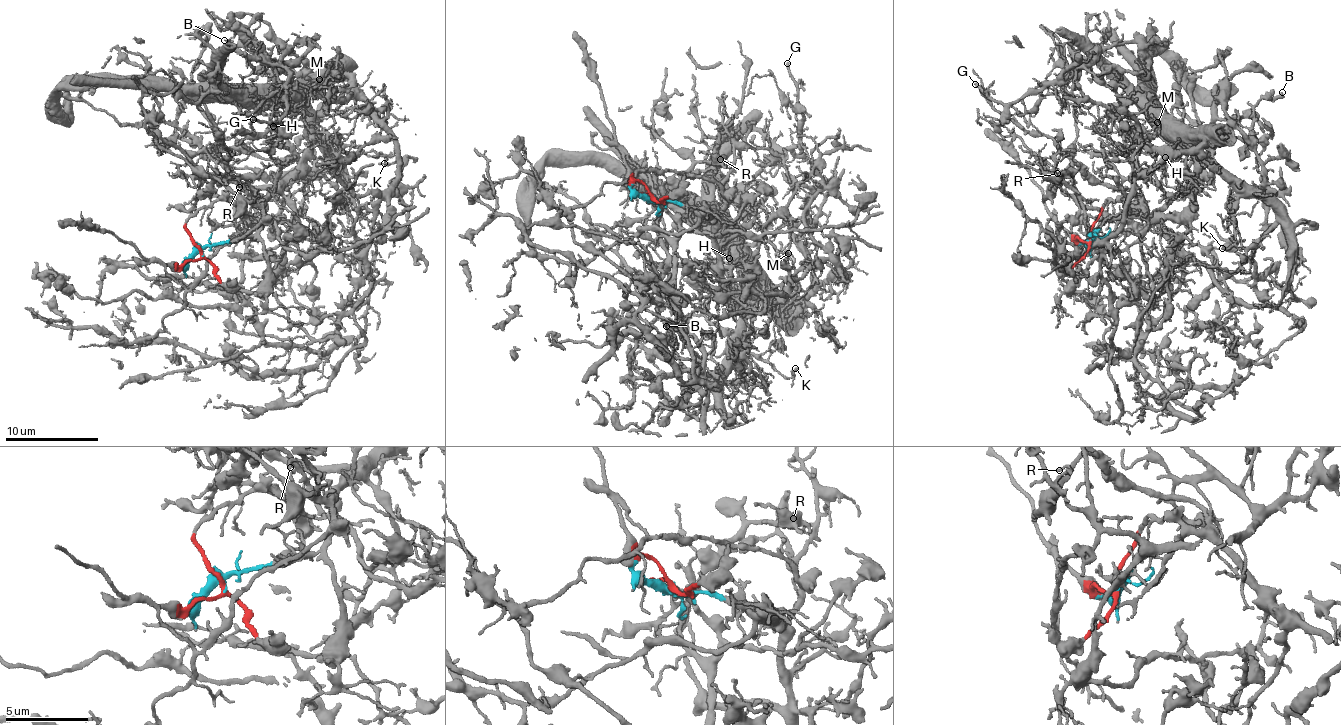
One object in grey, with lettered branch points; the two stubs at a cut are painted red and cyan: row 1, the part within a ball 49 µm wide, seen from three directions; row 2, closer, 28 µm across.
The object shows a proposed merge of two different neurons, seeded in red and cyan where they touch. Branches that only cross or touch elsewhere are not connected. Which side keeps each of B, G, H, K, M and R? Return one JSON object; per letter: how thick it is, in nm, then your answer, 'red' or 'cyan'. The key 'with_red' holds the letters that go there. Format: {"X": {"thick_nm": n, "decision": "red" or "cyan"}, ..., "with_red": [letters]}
{"B": {"thick_nm": 320, "decision": "cyan"}, "G": {"thick_nm": 200, "decision": "cyan"}, "H": {"thick_nm": 110, "decision": "cyan"}, "K": {"thick_nm": 140, "decision": "cyan"}, "M": {"thick_nm": 90, "decision": "cyan"}, "R": {"thick_nm": 130, "decision": "cyan"}, "with_red": []}

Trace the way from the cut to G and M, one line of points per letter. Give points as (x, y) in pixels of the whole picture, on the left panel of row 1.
G: (201, 254), (259, 228), (310, 145), (281, 105), (331, 74), (252, 118)
M: (201, 254), (262, 223), (265, 202), (310, 145), (308, 97), (338, 76), (349, 84), (331, 90), (318, 78)

